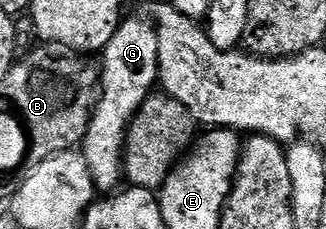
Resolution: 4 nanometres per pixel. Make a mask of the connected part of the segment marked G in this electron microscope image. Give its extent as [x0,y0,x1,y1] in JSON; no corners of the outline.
[80,16,158,192]

